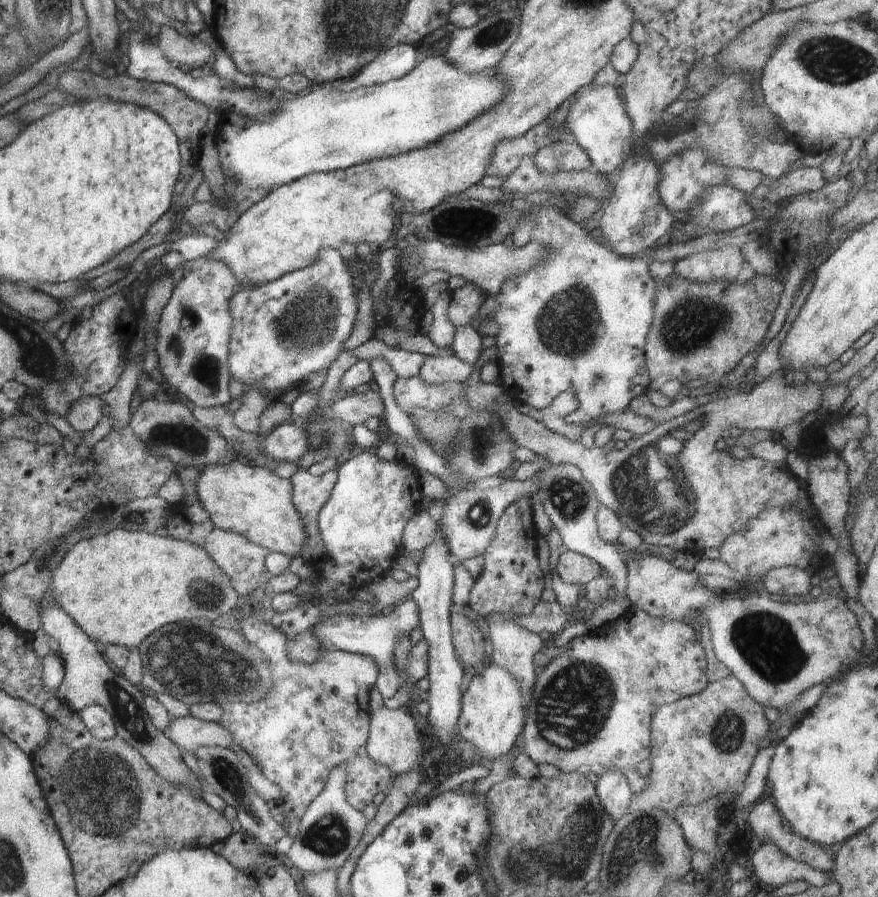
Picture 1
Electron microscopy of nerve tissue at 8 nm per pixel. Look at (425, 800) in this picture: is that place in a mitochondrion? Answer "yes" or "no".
no

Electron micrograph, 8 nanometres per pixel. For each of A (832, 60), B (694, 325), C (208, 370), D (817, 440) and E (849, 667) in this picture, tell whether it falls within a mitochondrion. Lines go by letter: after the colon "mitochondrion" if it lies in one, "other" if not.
A: mitochondrion
B: mitochondrion
C: mitochondrion
D: other
E: other

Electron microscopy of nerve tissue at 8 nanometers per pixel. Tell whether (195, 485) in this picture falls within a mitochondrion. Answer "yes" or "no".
no

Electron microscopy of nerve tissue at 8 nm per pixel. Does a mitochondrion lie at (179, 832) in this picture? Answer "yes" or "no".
no

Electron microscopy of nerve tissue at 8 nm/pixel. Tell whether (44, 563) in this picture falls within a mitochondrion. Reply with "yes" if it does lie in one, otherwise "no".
yes

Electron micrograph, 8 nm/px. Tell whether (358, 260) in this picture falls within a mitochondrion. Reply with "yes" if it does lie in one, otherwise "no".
no

